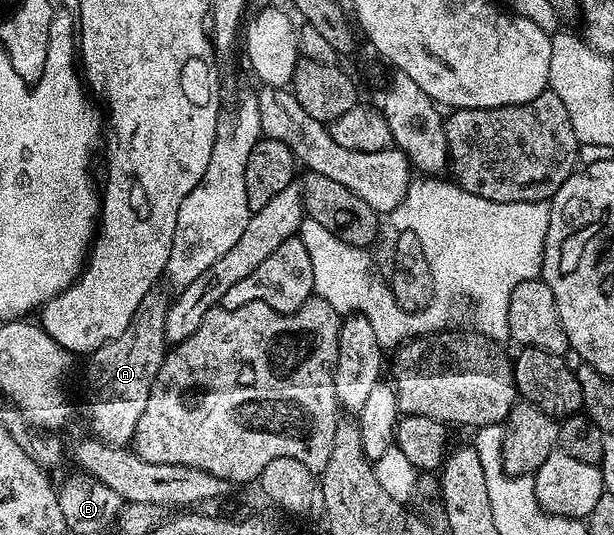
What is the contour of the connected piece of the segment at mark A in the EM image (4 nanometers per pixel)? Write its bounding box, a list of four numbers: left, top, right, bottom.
[87,293,169,448]

